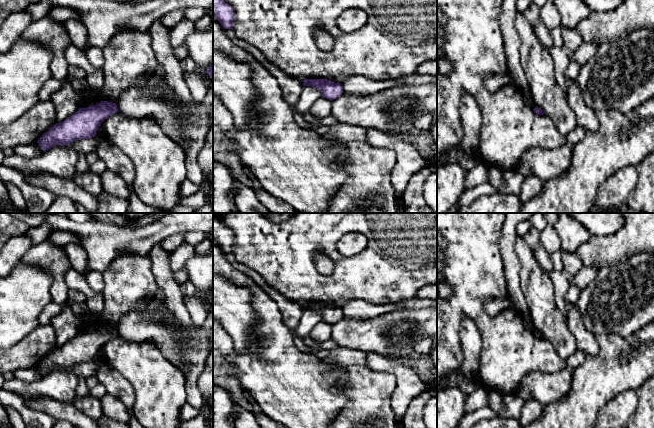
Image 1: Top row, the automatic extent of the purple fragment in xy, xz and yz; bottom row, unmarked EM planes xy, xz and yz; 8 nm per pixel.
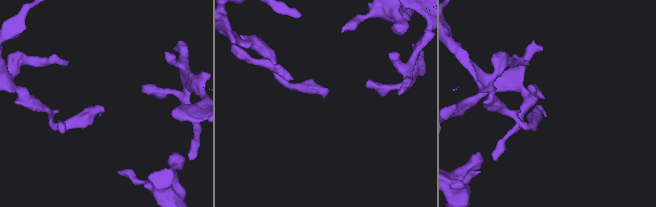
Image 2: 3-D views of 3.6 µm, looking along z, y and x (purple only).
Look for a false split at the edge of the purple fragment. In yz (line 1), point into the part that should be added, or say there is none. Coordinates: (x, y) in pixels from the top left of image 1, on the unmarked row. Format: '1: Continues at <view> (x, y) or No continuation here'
1: No continuation here

